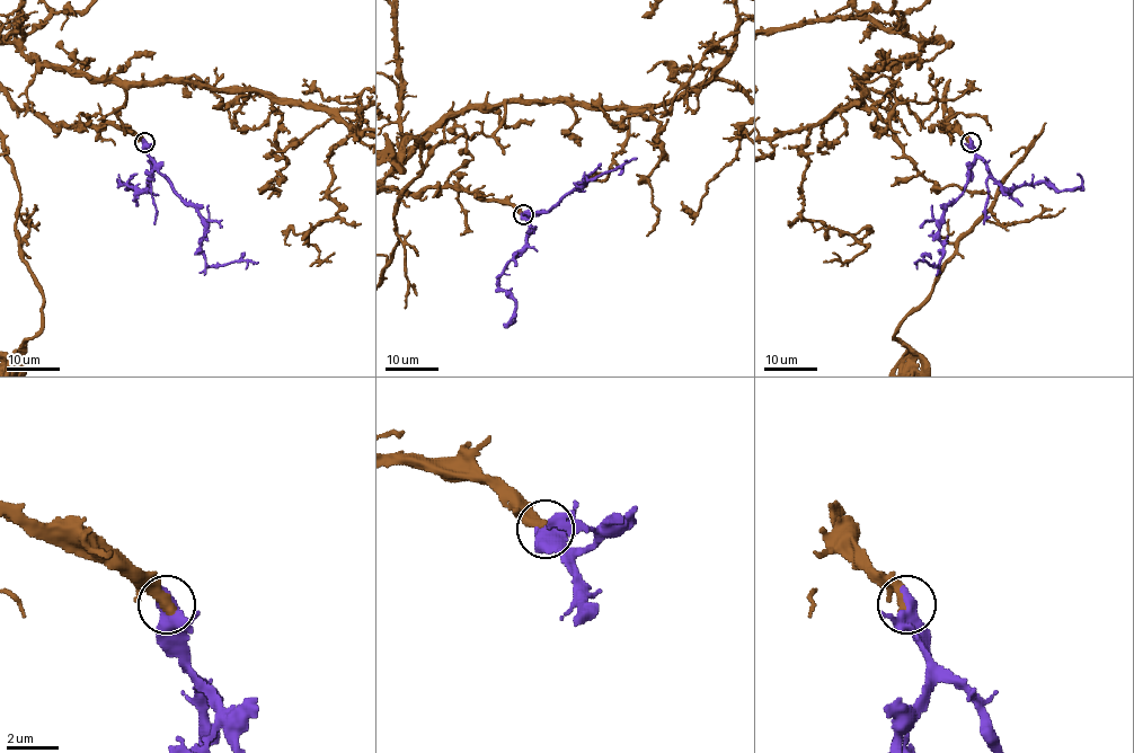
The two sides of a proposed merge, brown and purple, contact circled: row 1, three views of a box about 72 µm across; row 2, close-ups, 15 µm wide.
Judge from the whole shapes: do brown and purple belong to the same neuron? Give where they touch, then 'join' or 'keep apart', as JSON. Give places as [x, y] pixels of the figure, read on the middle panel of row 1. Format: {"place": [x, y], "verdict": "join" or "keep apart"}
{"place": [523, 214], "verdict": "join"}

